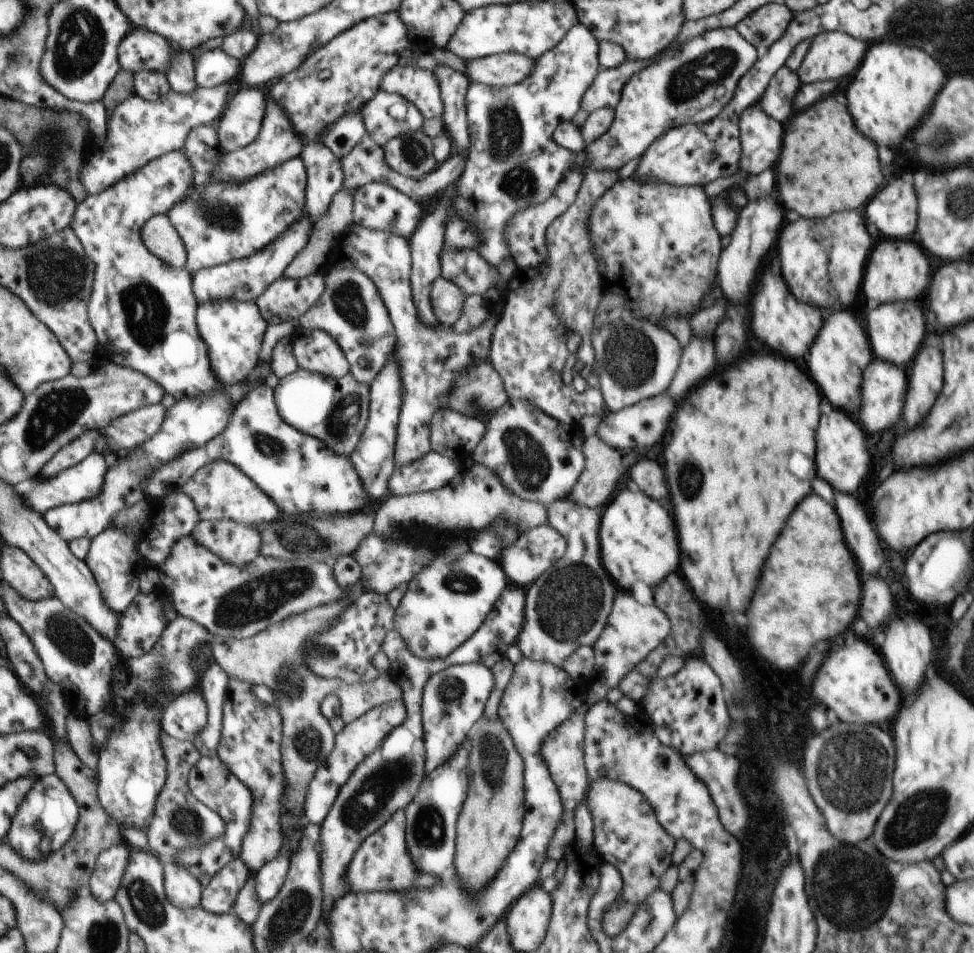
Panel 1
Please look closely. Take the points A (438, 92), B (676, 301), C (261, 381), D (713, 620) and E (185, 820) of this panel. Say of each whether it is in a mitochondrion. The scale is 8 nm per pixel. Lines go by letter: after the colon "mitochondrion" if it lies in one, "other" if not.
A: other
B: other
C: other
D: other
E: mitochondrion

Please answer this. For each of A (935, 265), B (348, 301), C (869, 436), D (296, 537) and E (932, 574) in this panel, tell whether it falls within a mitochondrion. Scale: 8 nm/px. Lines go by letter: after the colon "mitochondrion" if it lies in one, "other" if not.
A: other
B: mitochondrion
C: other
D: mitochondrion
E: other

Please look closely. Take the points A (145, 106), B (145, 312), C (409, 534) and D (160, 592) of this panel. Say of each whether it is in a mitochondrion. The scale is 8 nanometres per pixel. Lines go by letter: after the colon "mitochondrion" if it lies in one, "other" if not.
A: other
B: mitochondrion
C: other
D: other

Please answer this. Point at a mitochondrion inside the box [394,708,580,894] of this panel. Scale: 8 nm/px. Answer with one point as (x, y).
(493, 757)

